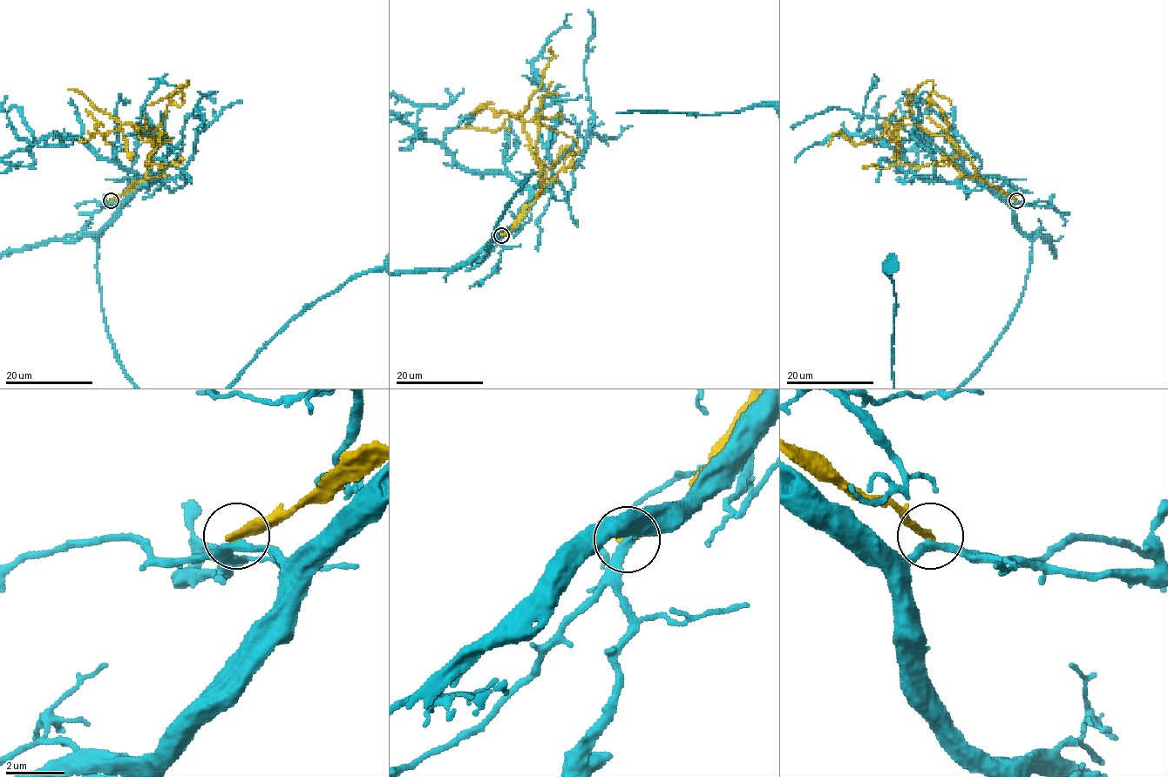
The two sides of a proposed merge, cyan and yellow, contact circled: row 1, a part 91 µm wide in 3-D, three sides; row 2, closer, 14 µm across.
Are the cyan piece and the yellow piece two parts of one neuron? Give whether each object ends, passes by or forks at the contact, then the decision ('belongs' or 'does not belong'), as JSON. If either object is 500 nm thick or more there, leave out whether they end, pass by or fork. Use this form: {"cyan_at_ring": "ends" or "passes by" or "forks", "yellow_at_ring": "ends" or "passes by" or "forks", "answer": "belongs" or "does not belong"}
{"cyan_at_ring": "passes by", "yellow_at_ring": "ends", "answer": "does not belong"}

